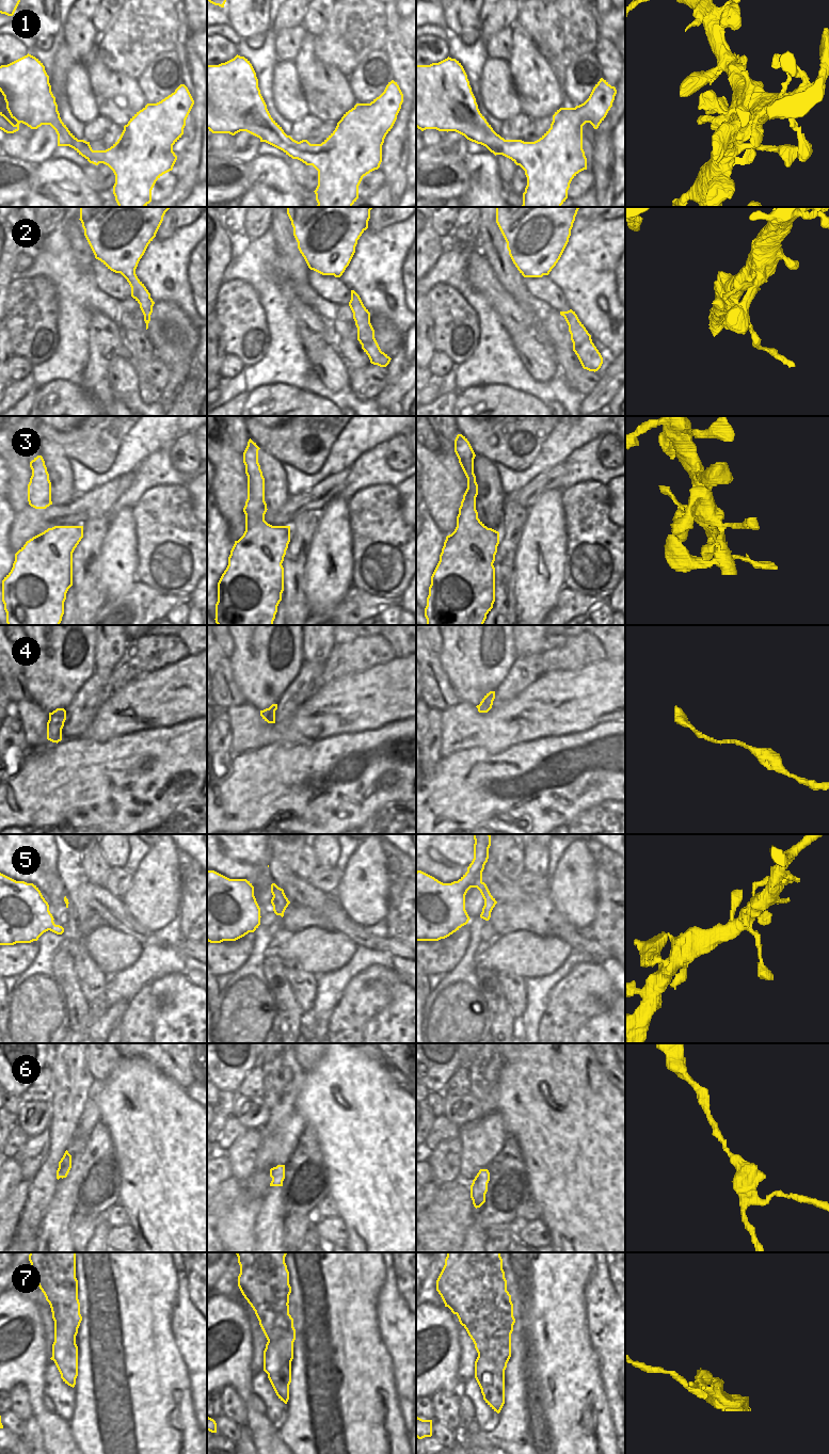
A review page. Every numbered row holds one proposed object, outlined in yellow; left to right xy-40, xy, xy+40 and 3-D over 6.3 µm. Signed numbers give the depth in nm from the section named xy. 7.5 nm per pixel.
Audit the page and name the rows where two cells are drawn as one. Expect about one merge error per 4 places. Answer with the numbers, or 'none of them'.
2, 7.

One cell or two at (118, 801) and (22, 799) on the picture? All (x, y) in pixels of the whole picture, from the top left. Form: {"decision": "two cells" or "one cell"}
{"decision": "one cell"}

